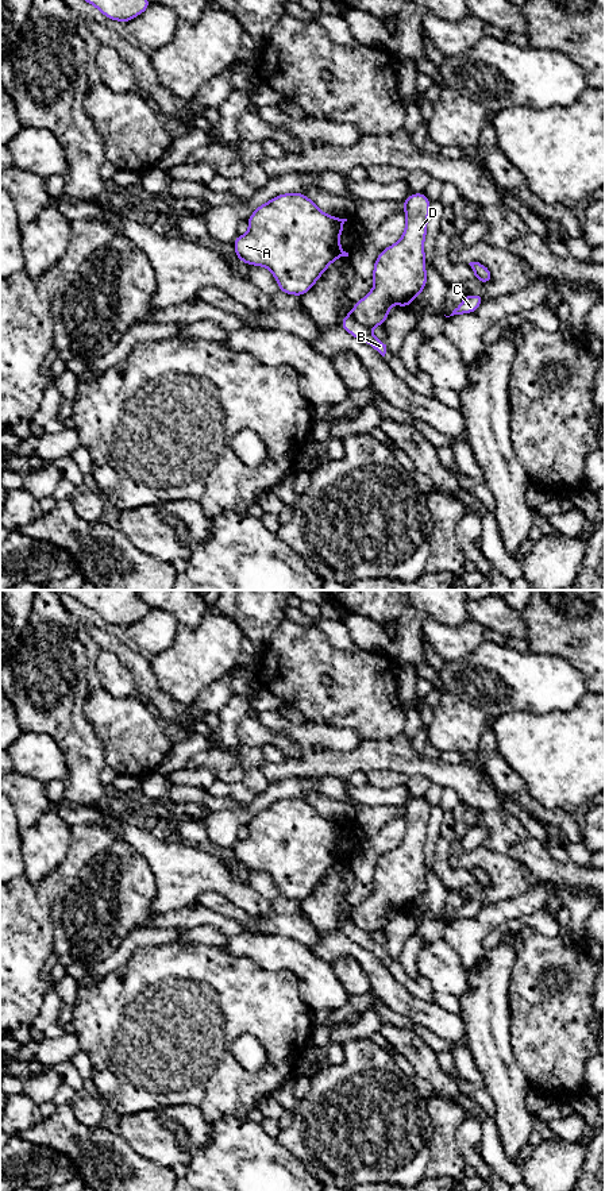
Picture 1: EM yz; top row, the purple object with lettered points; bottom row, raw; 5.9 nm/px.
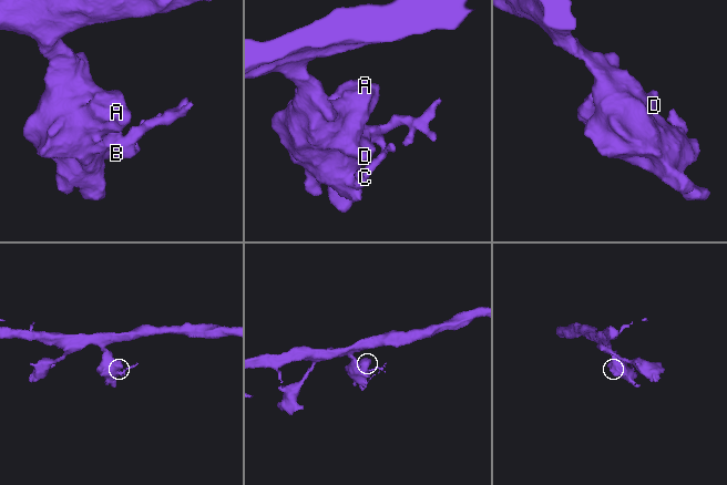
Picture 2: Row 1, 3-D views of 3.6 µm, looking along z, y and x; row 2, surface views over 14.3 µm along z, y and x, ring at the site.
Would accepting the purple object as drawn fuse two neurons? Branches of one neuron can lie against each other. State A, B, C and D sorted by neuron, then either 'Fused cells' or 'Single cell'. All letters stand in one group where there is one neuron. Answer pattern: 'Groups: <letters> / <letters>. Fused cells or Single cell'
Groups: A D / B C. Fused cells

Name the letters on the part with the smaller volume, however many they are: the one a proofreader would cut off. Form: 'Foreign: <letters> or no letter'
Foreign: B, C

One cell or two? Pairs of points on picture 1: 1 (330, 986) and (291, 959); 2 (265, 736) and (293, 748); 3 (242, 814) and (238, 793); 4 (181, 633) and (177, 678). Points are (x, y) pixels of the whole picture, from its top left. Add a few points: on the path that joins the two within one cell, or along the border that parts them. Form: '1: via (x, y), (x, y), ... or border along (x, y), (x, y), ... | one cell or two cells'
1: via (320, 982), (300, 963) | one cell
2: via (272, 737), (278, 739), (286, 746) | one cell
3: border along (259, 796), (249, 802), (239, 802) | two cells
4: via (181, 644), (181, 667) | one cell

